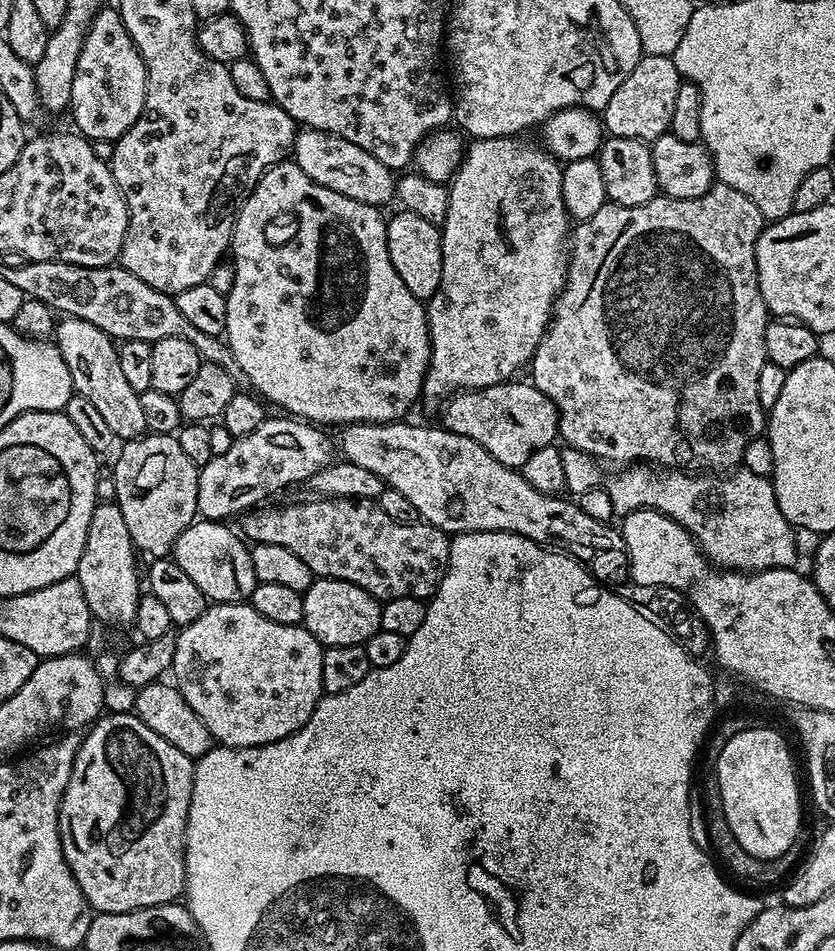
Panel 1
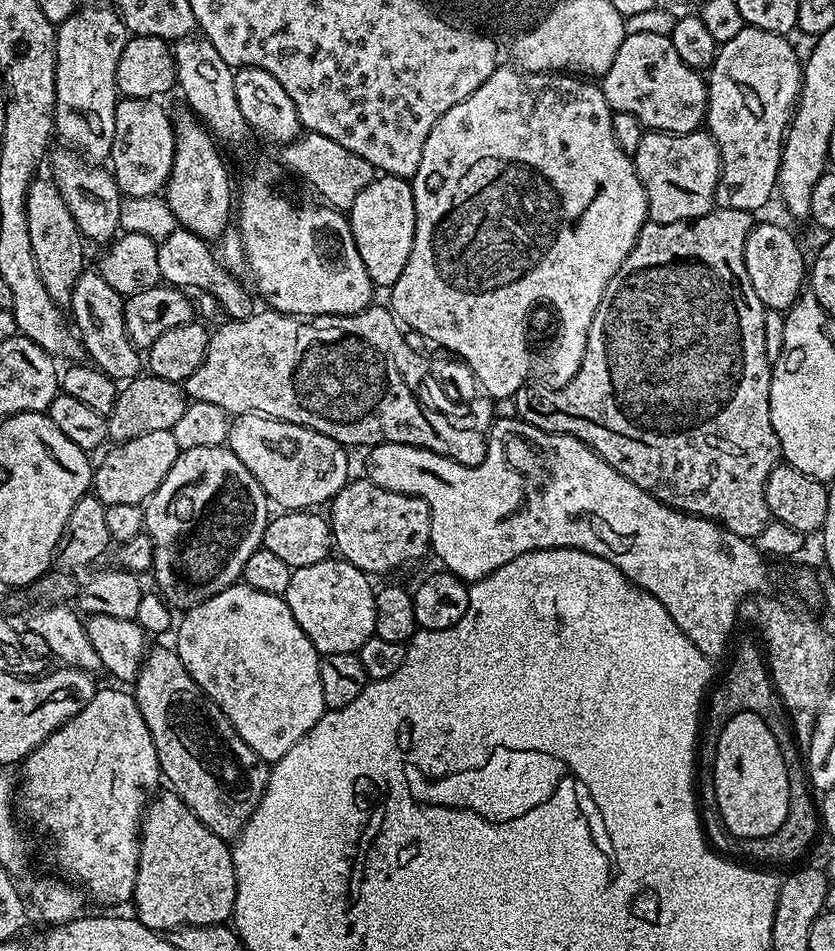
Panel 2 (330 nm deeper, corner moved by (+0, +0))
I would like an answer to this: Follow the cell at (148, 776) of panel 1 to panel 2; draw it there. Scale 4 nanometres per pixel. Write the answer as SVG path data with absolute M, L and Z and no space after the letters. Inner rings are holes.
M171 790L164 791L149 803L140 821L140 857L131 898L131 903L136 904L135 919L161 934L186 926L228 924L236 901L236 867L229 841L202 826L181 796Z

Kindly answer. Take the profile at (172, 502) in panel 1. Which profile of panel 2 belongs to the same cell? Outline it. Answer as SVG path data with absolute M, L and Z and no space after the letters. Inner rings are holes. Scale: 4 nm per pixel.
M154 430L154 434L142 434L138 438L121 440L110 448L103 453L105 456L101 458L100 464L98 460L94 468L94 495L106 506L143 505L154 494L154 490L162 486L162 478L170 474L170 466L174 466L181 454L171 430Z

